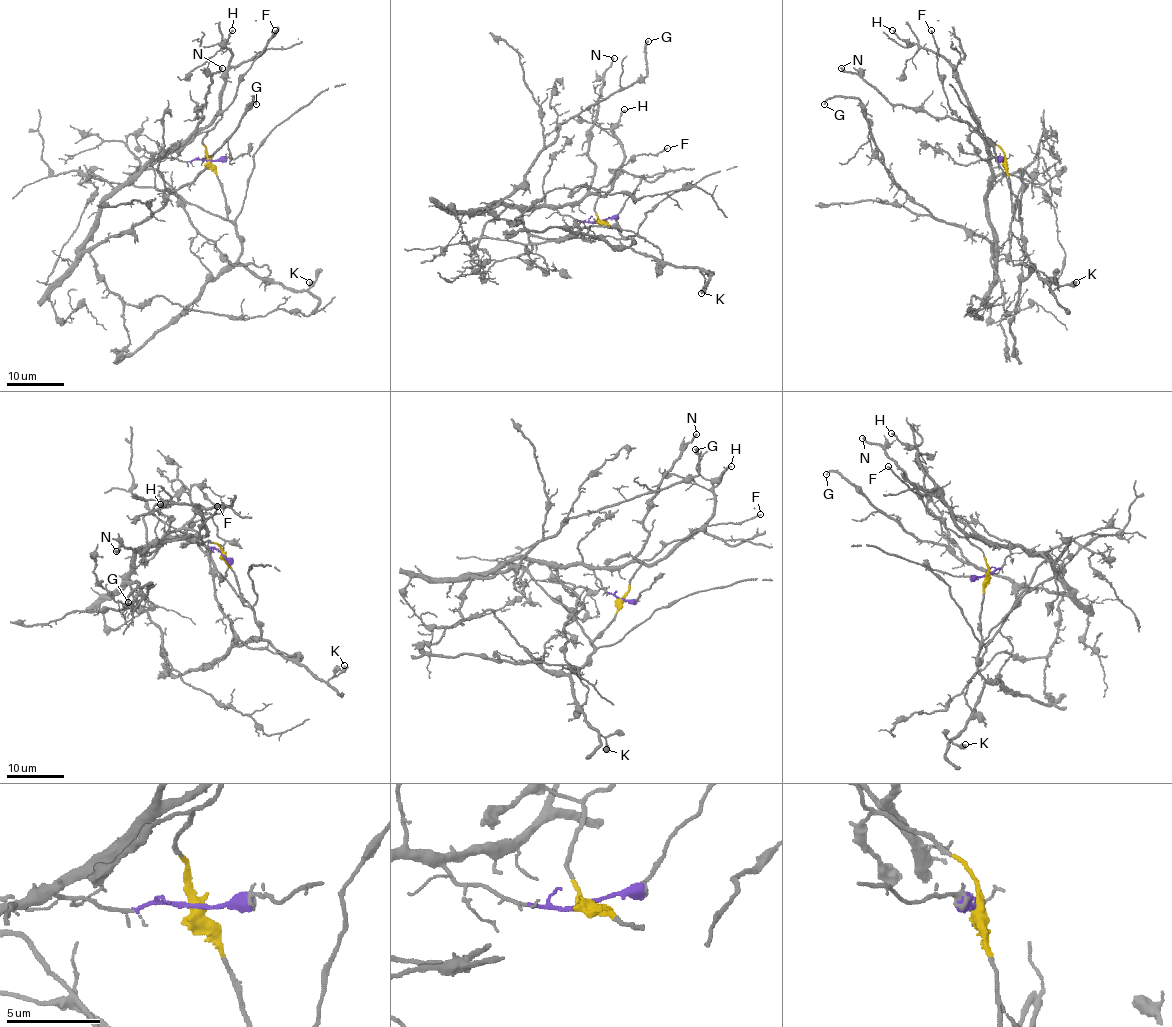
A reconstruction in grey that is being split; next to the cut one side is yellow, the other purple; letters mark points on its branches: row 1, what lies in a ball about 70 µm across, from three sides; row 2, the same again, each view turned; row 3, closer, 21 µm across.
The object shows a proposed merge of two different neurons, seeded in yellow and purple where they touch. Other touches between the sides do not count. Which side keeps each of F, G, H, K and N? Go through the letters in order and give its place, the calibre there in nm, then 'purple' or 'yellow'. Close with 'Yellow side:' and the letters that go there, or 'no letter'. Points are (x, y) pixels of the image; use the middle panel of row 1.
F: (667, 148) | 160 nm | yellow
G: (648, 41) | 160 nm | purple
H: (624, 109) | 190 nm | purple
K: (701, 293) | 550 nm | yellow
N: (614, 58) | 280 nm | purple
Yellow side: F, K

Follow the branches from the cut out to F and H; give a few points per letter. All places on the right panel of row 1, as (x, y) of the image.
F: (1004, 161), (1003, 150), (973, 132), (948, 105), (938, 73), (937, 44), (931, 30)
H: (1004, 161), (988, 152), (988, 145), (977, 132), (978, 122), (957, 72), (942, 57), (901, 38), (892, 30)

